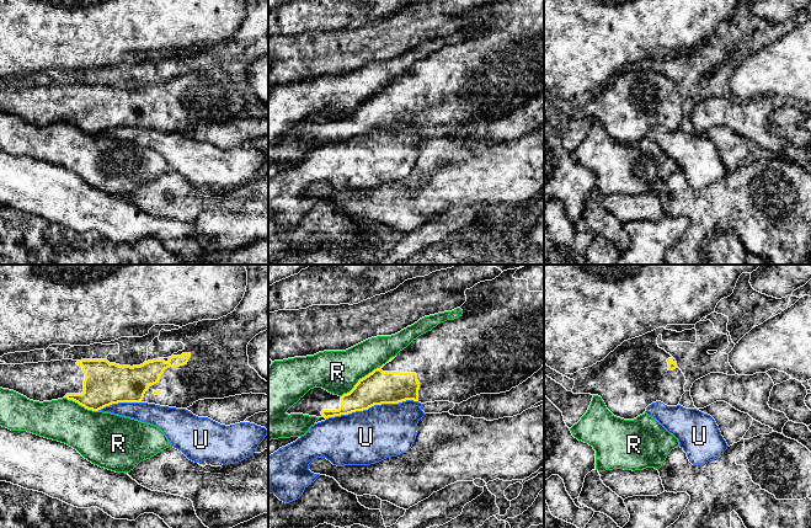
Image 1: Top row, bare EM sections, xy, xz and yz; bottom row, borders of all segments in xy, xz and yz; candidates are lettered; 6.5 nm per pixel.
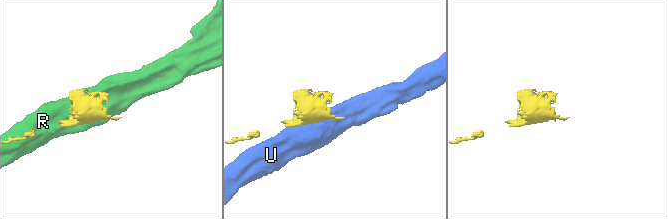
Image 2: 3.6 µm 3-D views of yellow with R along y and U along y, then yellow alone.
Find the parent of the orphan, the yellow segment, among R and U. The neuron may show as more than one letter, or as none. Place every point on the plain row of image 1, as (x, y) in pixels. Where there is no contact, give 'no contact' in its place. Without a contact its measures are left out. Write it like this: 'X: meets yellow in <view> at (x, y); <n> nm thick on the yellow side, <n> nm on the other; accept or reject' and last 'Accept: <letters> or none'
R: meets yellow in xz at (368, 99); 220 nm thick on the yellow side, 280 nm on the other; reject
U: meets yellow in xz at (371, 131); 220 nm thick on the yellow side, 360 nm on the other; reject
Accept: none

